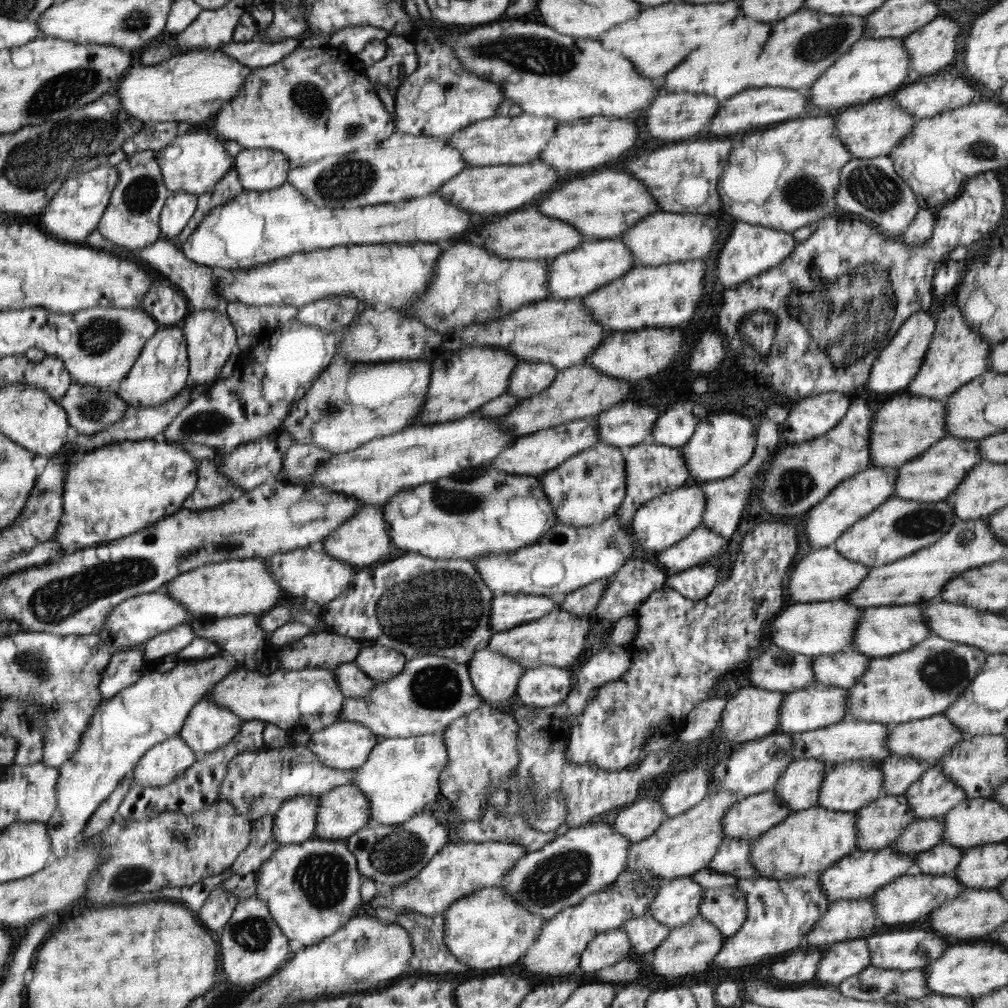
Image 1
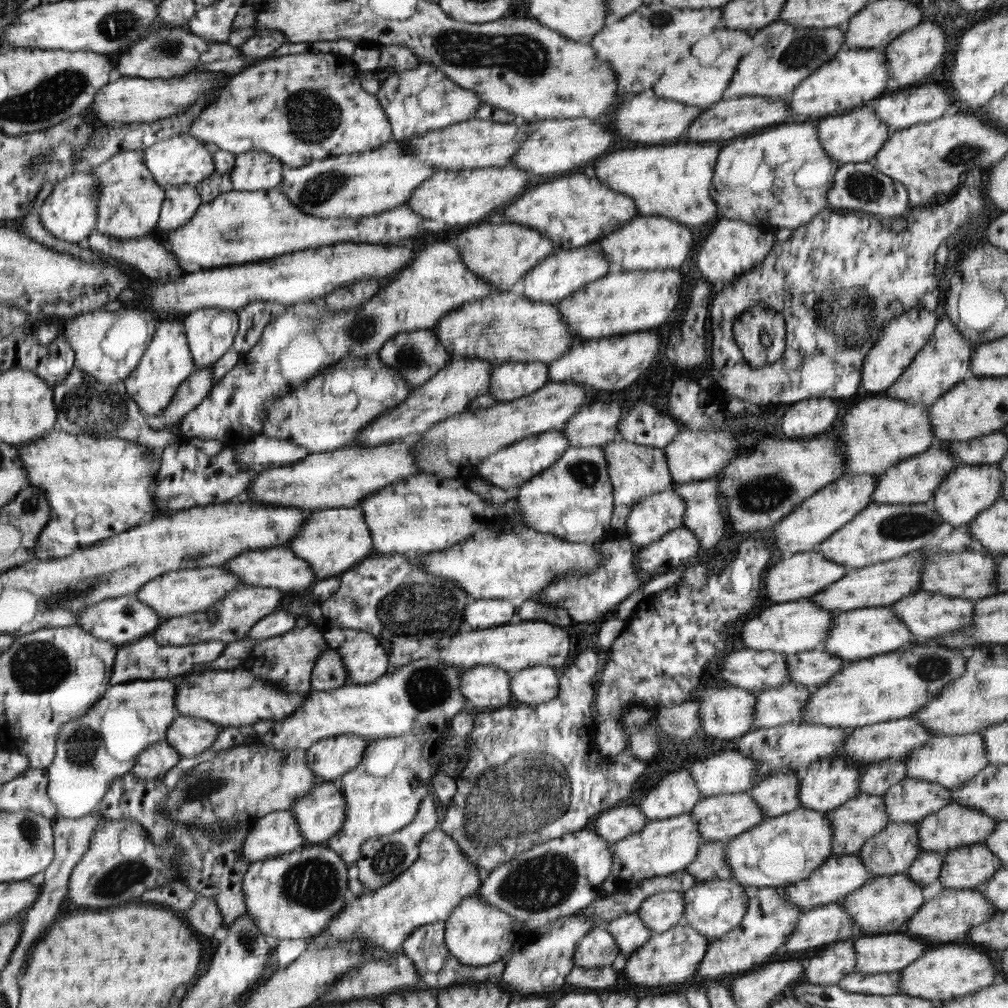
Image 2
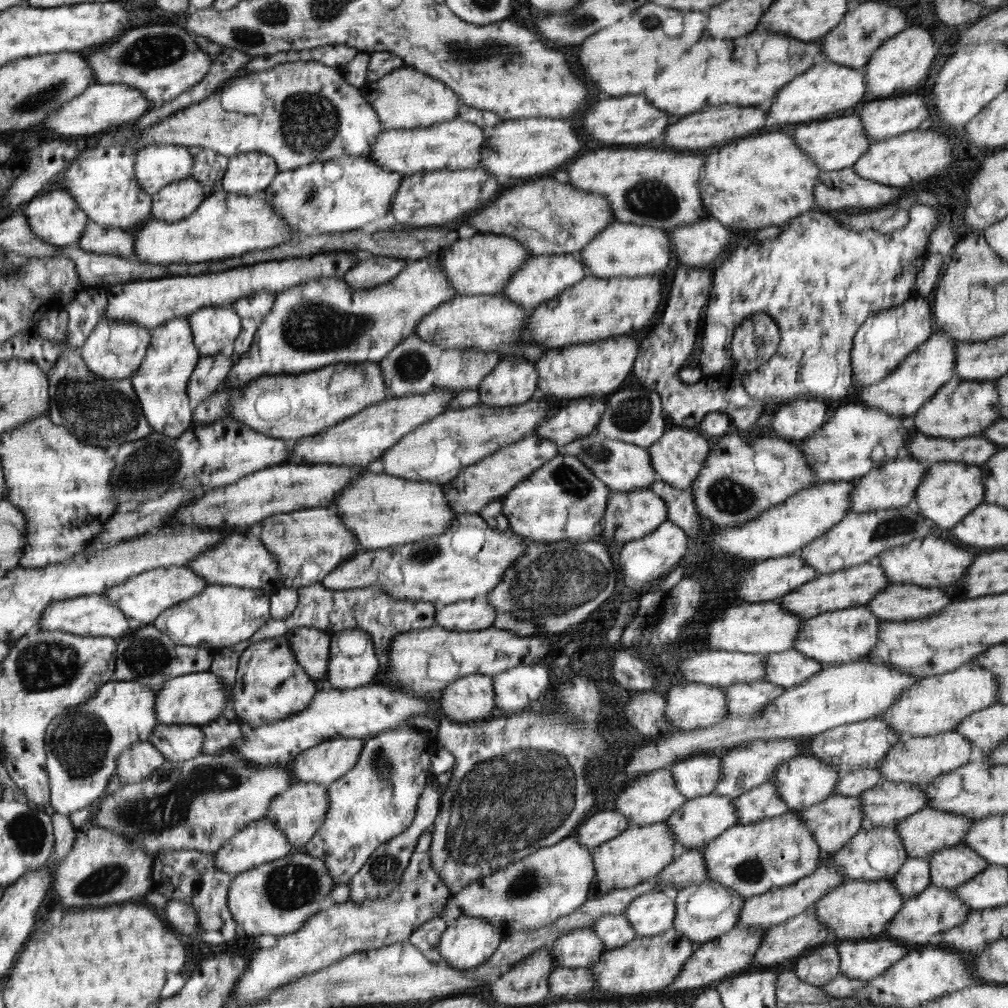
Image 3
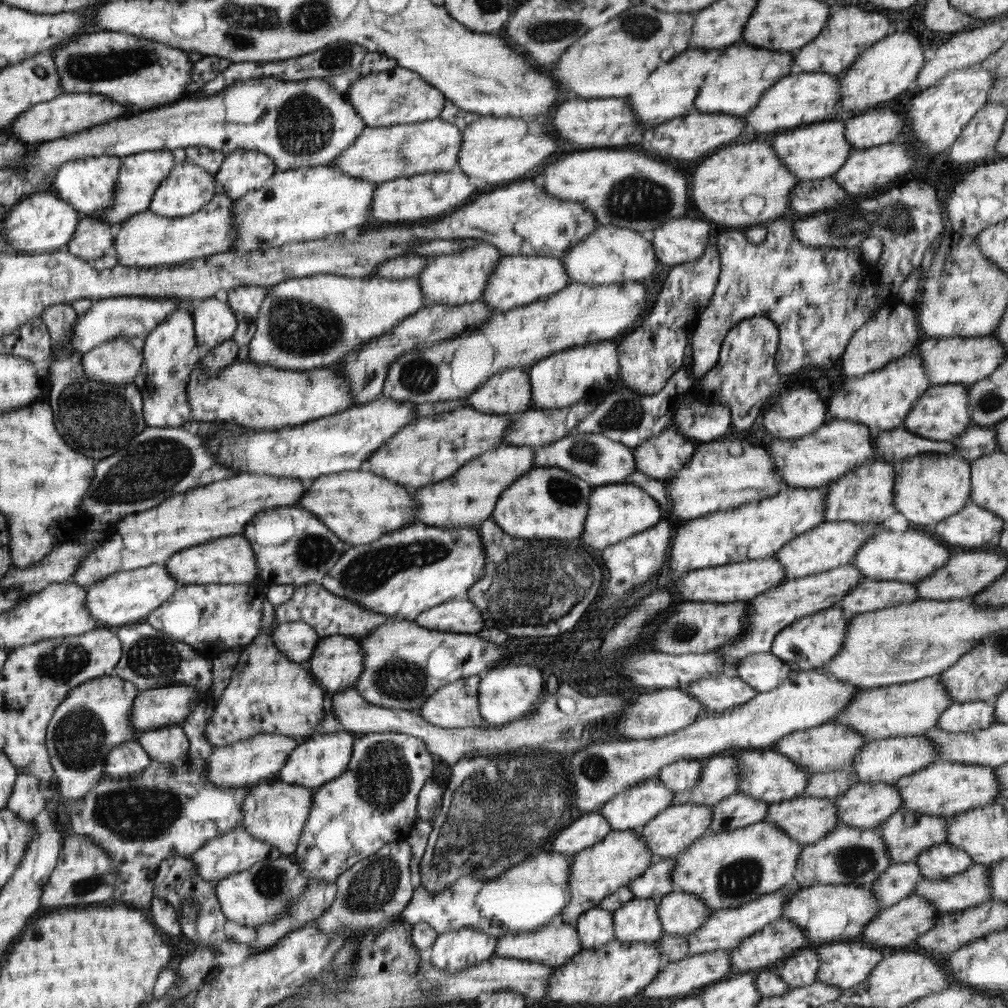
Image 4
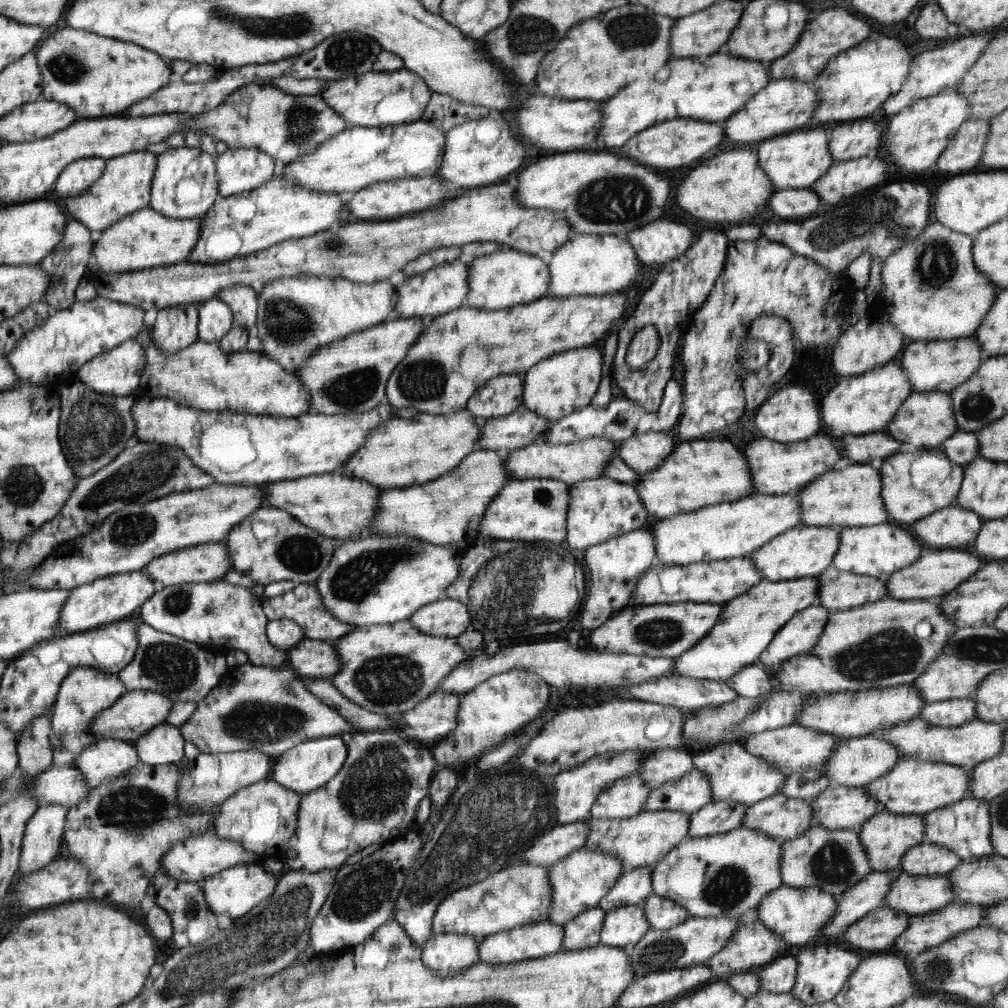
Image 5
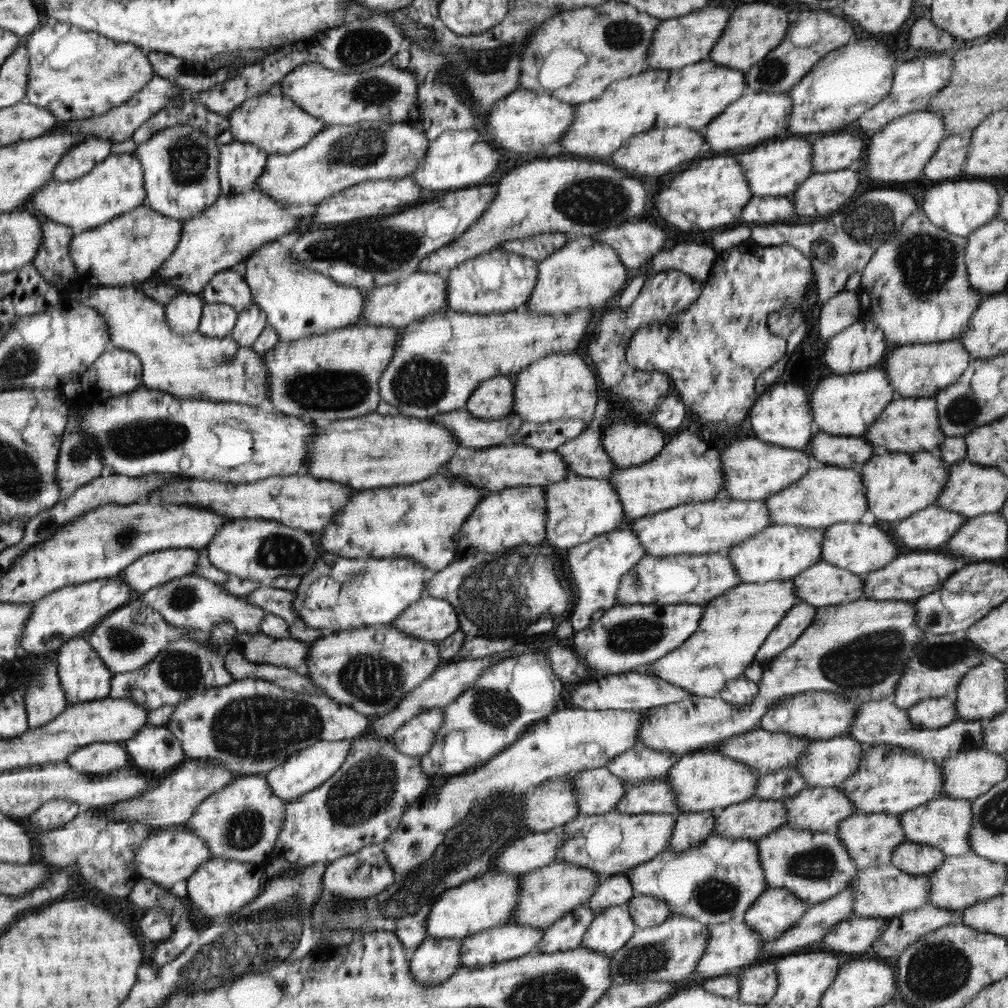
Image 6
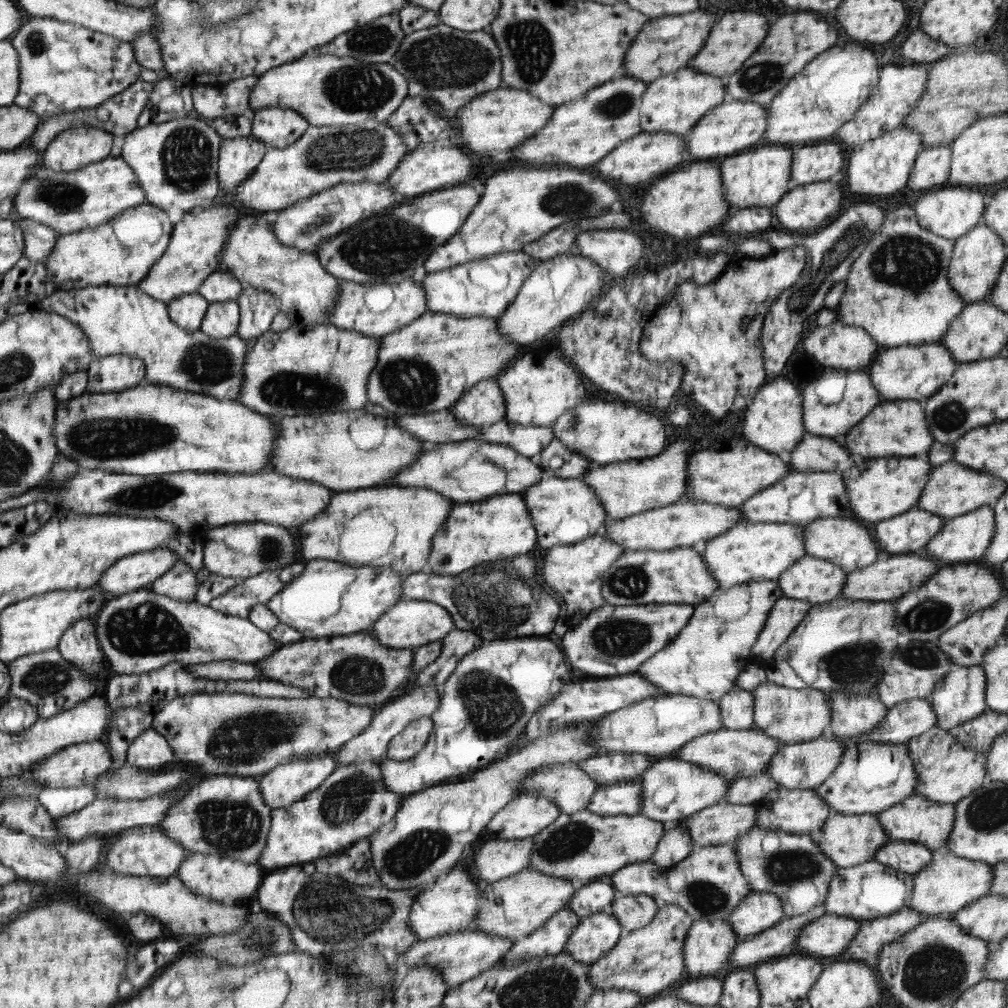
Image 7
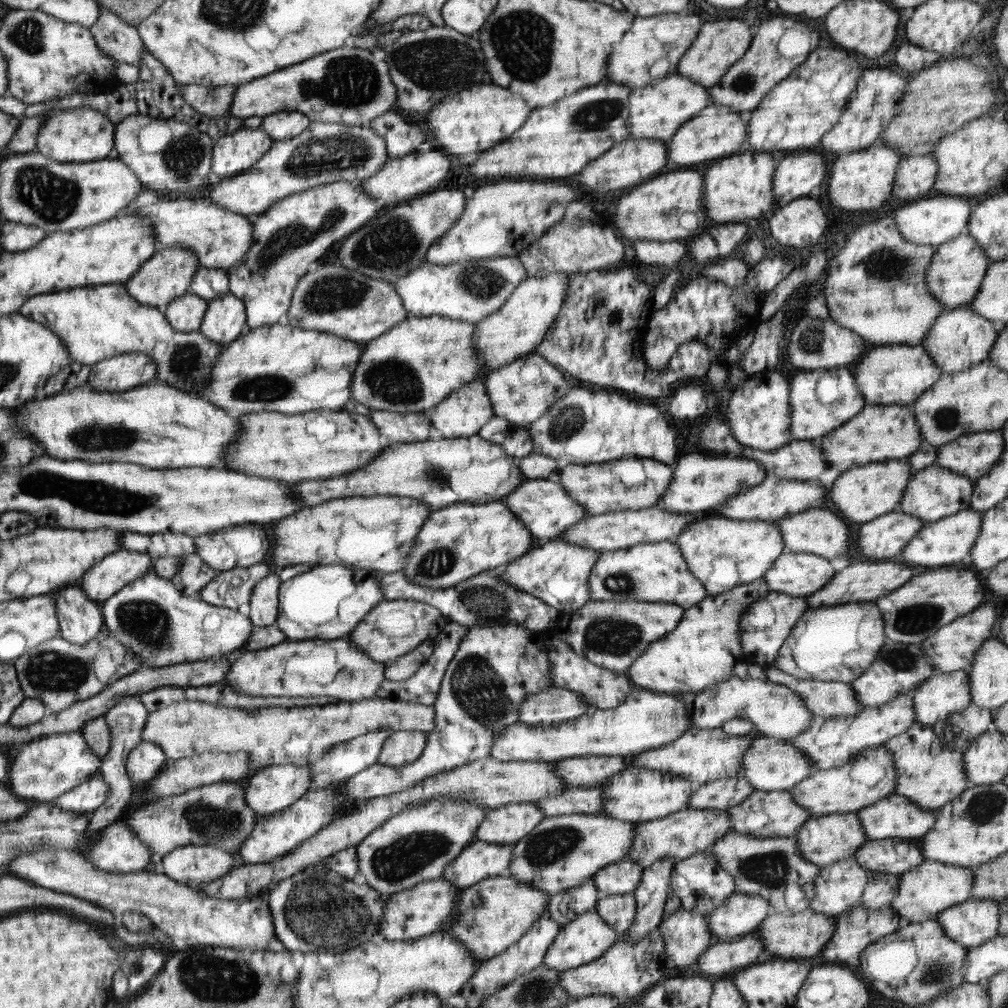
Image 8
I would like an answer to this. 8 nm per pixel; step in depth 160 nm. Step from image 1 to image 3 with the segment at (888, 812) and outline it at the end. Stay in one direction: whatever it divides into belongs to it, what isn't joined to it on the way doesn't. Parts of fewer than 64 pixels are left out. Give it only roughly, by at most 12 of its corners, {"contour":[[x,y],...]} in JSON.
{"contour":[[832,794],[796,812],[822,854],[868,827],[858,797]]}

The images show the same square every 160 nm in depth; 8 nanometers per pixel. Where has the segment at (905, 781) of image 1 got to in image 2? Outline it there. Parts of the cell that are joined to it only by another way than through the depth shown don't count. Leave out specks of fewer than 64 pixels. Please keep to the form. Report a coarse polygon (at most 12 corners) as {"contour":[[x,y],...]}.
{"contour":[[904,759],[863,767],[856,795],[880,797],[906,779]]}

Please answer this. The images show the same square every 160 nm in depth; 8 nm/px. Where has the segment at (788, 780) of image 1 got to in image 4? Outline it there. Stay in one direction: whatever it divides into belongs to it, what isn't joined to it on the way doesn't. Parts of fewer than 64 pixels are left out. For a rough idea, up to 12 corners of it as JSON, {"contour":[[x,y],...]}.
{"contour":[[732,794],[712,806],[709,833],[764,821],[768,803]]}

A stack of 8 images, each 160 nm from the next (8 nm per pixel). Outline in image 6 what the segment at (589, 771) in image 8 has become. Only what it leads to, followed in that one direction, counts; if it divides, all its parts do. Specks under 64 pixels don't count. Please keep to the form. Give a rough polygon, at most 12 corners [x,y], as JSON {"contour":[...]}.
{"contour":[[637,745],[606,768],[625,784],[663,780],[678,755]]}

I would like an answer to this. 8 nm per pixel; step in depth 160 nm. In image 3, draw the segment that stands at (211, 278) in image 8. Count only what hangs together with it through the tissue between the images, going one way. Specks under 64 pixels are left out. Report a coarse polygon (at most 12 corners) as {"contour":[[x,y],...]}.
{"contour":[[256,291],[234,303],[241,334],[230,352],[239,356],[253,347],[258,328],[276,296]]}

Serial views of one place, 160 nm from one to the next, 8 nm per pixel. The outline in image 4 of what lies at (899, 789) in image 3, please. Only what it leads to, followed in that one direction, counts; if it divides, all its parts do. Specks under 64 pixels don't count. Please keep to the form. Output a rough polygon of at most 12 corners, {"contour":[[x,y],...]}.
{"contour":[[855,783],[834,800],[838,824],[880,828],[902,807],[888,783]]}

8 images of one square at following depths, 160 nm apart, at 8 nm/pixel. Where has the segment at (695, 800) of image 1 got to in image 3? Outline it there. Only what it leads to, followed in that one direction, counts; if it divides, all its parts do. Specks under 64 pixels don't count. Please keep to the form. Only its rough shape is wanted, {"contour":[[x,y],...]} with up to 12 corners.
{"contour":[[670,768],[644,775],[615,801],[642,827],[669,820],[686,803]]}

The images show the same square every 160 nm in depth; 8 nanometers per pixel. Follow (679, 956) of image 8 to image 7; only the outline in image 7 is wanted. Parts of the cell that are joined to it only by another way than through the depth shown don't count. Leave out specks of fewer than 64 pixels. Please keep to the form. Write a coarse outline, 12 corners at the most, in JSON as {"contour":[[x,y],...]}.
{"contour":[[696,920],[688,931],[688,974],[729,965],[738,936],[724,920]]}

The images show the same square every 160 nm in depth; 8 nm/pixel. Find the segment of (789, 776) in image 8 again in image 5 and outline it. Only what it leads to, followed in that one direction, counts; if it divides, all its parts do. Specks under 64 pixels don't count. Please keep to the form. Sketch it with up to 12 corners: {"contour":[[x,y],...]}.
{"contour":[[873,735],[842,739],[822,771],[864,787],[905,756]]}

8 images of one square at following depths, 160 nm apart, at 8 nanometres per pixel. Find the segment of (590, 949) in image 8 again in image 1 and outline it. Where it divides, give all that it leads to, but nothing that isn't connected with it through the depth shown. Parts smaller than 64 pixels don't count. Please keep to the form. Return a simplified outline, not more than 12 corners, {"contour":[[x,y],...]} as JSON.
{"contour":[[666,880],[648,914],[671,930],[700,911],[705,888]]}

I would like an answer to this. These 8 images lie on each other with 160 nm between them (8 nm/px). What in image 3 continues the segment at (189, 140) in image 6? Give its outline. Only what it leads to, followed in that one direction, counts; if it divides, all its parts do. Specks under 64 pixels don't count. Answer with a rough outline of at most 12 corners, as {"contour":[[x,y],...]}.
{"contour":[[191,176],[153,195],[154,218],[186,219],[204,202]]}

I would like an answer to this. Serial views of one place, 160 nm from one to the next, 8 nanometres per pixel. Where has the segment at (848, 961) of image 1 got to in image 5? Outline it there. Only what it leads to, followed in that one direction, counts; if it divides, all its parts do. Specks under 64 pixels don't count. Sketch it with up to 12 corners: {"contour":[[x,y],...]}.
{"contour":[[796,956],[757,969],[762,991],[790,993],[797,979]]}

